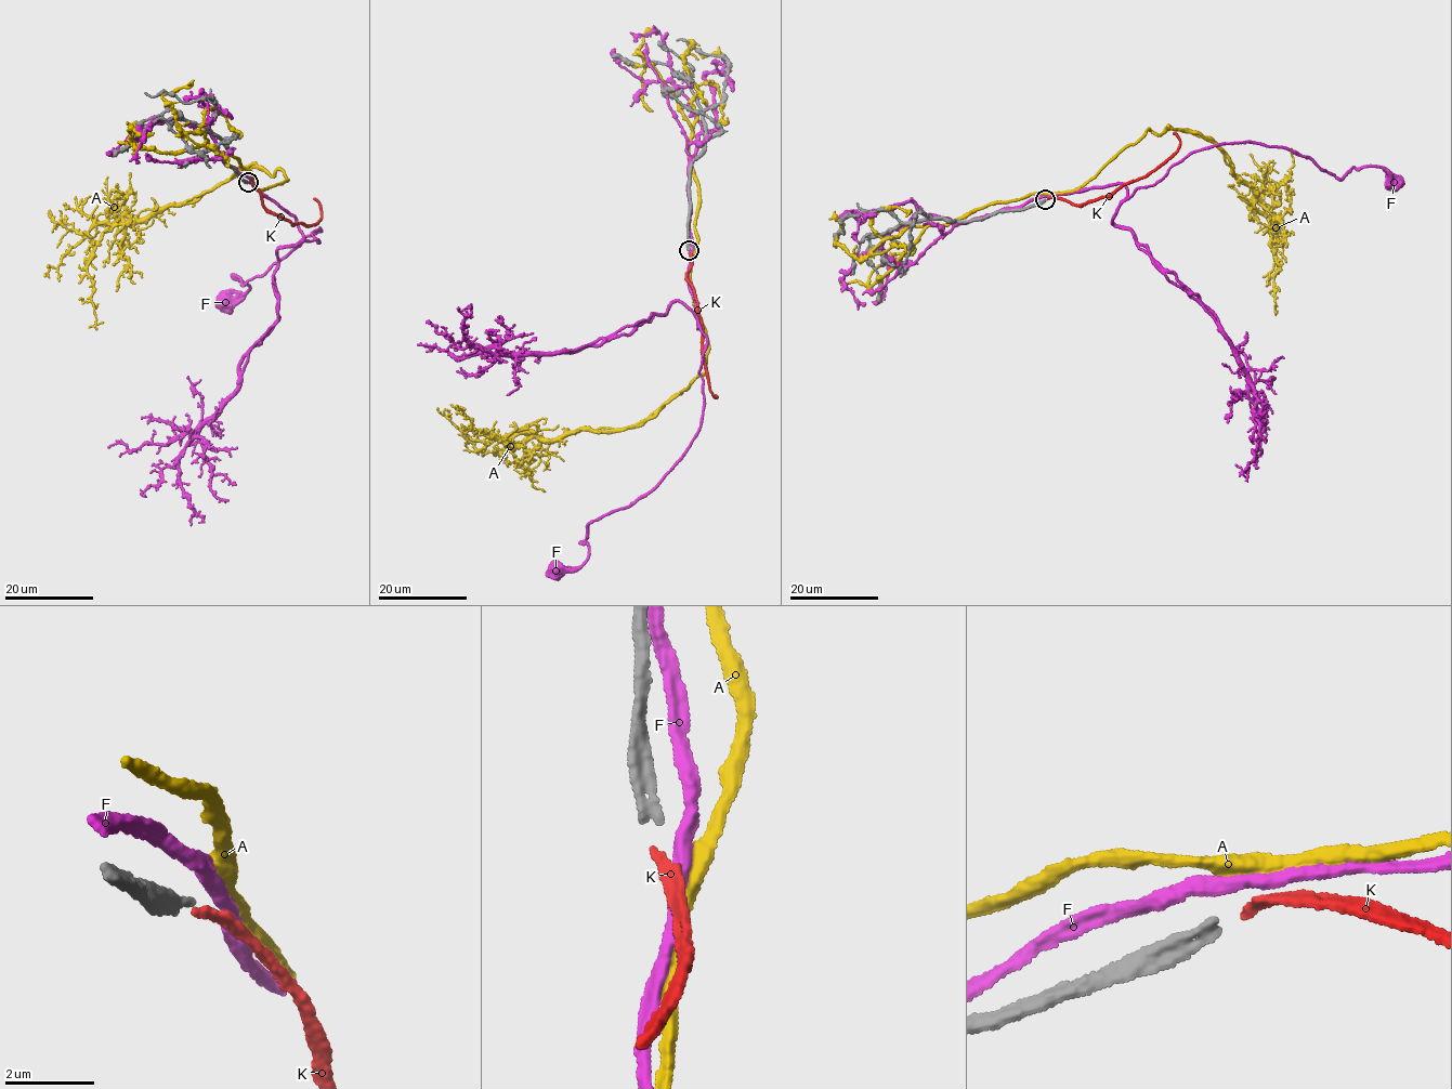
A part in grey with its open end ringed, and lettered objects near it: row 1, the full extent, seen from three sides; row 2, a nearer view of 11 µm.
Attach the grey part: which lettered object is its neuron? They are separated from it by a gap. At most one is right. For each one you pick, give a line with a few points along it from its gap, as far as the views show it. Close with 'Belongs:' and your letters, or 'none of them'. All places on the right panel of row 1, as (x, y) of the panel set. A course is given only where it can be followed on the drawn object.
K: course (1047, 199), (1061, 197), (1083, 205), (1112, 194), (1168, 160), (1179, 146), (1179, 138), (1174, 133)
Belongs: K

